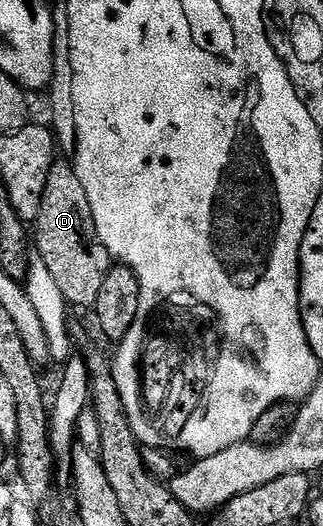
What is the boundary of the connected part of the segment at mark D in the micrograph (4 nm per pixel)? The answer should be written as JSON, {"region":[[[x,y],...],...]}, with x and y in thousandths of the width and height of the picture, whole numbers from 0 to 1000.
{"region":[[[173,306],[155,317],[124,405],[99,424],[99,462],[161,519],[164,532],[183,542],[207,578],[220,586],[288,586],[297,565],[310,561],[310,542],[322,542],[322,527],[344,511],[347,494],[328,477],[297,473],[272,375],[260,367],[260,356],[248,352],[241,331],[214,308]]]}

